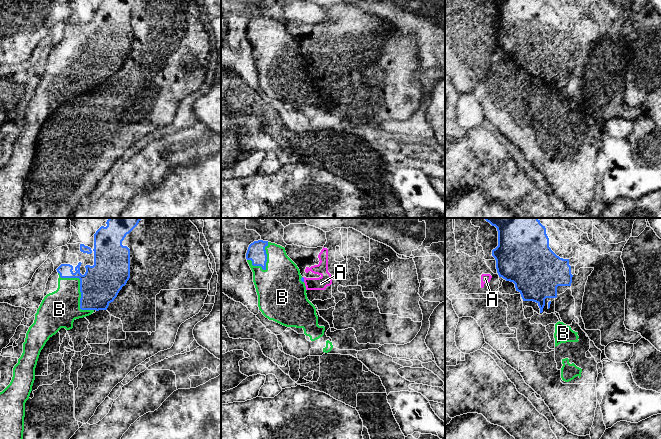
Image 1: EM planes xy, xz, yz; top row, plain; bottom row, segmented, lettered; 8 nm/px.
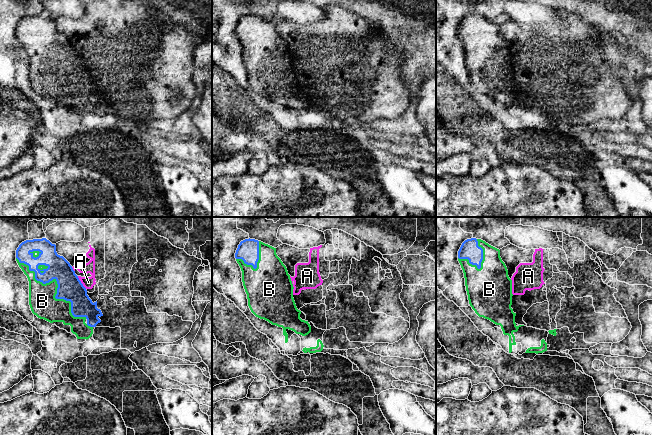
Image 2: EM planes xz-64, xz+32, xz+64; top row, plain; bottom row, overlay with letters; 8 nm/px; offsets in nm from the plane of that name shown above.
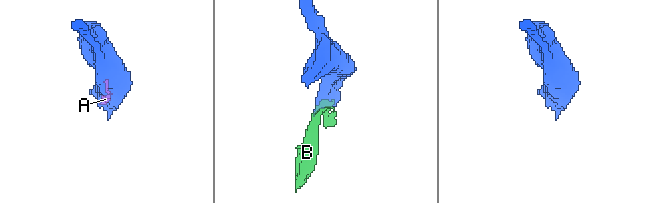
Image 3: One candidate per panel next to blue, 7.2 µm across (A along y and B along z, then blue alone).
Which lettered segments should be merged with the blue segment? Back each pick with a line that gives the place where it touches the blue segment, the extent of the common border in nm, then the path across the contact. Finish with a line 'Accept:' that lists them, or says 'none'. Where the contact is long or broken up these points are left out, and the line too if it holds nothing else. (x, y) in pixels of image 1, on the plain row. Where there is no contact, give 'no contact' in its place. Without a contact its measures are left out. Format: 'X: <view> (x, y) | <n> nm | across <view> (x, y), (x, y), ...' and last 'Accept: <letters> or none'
B: xy (80, 65) | 420 nm
Accept: B

